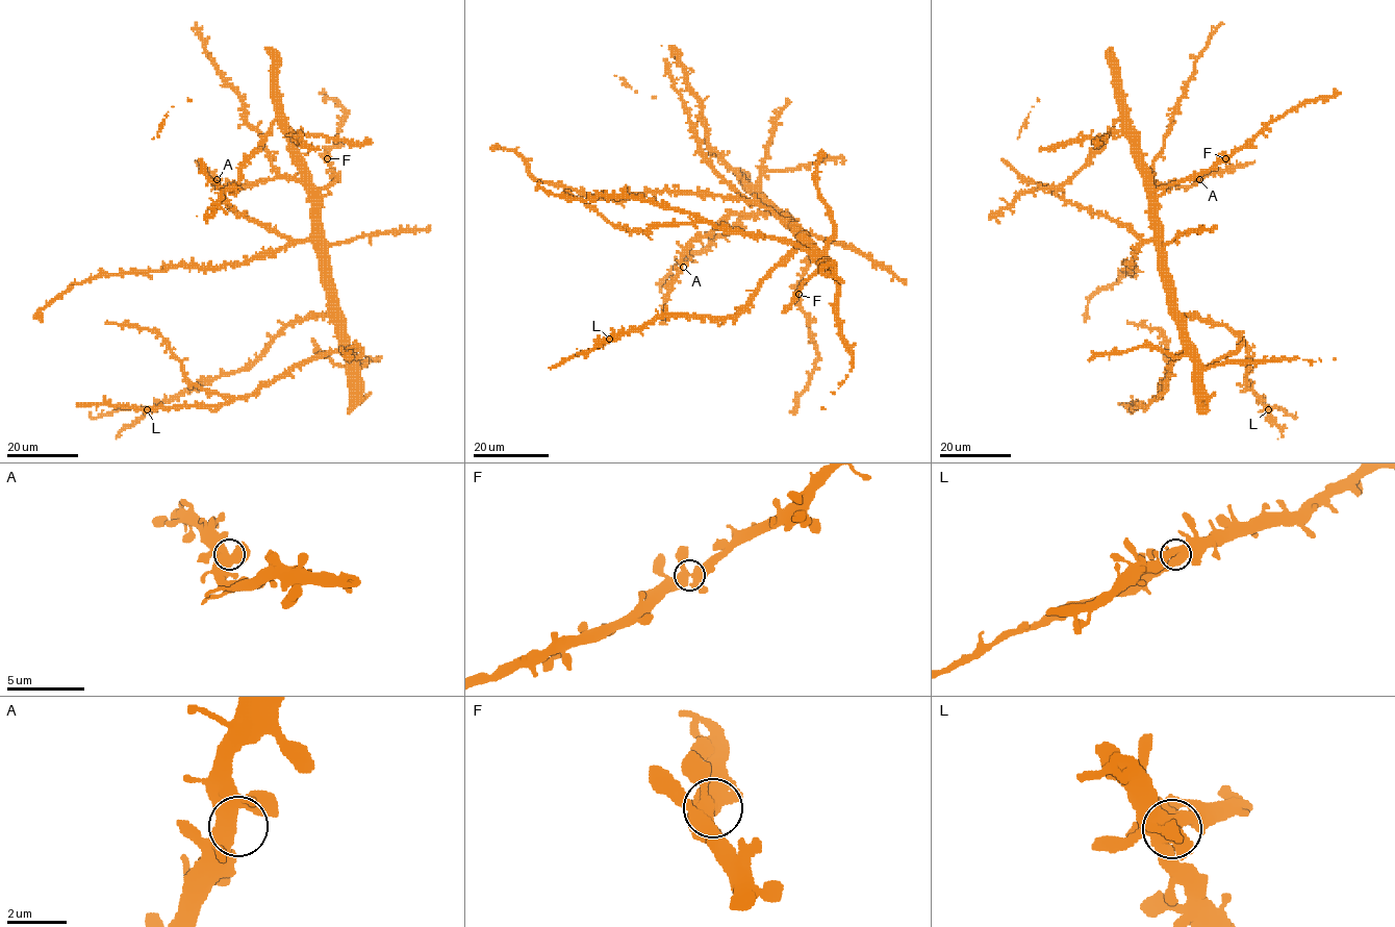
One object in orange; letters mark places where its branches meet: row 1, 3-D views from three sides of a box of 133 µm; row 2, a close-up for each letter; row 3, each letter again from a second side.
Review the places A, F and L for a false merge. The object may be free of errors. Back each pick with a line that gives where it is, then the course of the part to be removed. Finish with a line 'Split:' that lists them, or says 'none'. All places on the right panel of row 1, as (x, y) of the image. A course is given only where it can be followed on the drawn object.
Split: none

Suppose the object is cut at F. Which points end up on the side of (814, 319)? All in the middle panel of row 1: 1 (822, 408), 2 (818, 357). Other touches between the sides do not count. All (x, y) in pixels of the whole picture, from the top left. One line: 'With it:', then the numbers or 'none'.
With it: 2

